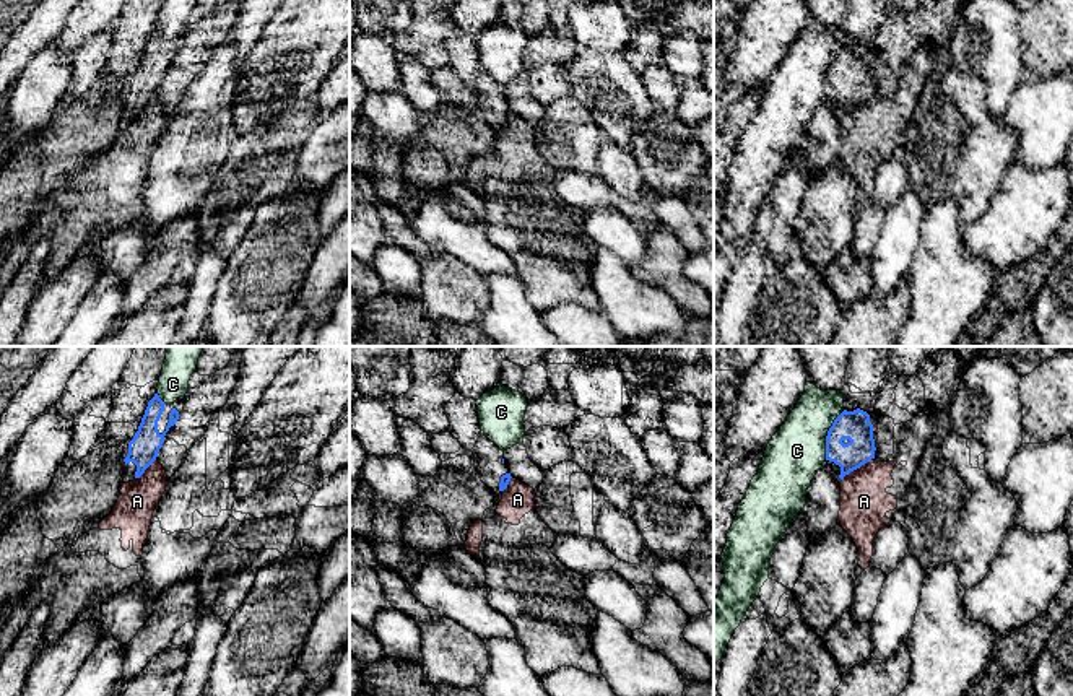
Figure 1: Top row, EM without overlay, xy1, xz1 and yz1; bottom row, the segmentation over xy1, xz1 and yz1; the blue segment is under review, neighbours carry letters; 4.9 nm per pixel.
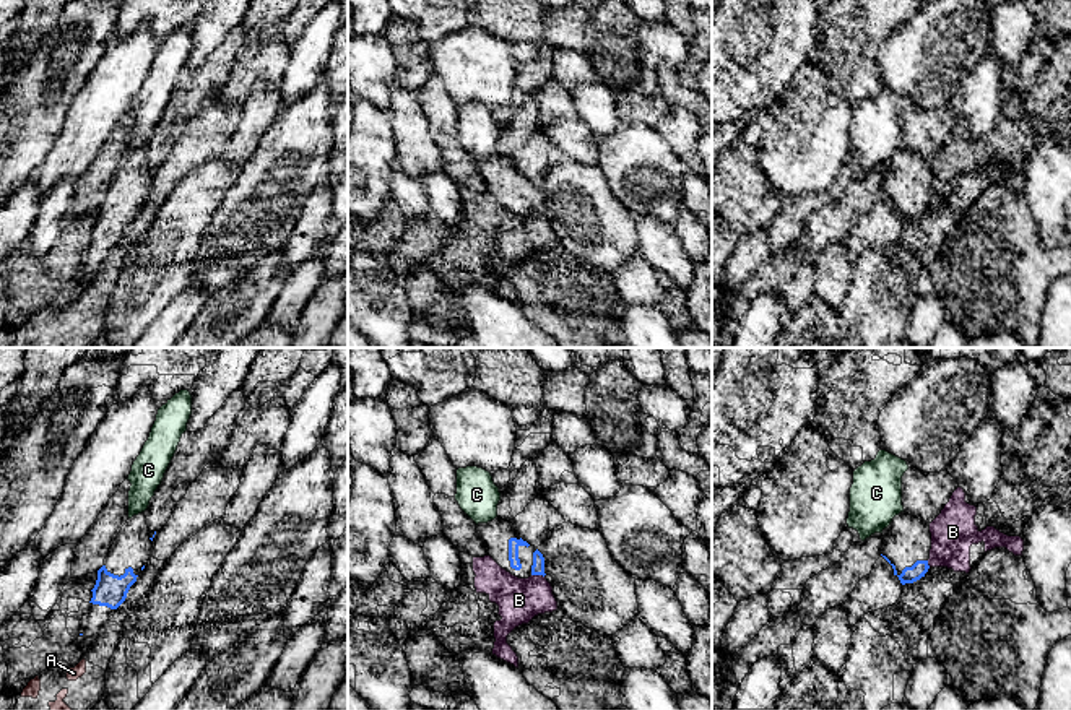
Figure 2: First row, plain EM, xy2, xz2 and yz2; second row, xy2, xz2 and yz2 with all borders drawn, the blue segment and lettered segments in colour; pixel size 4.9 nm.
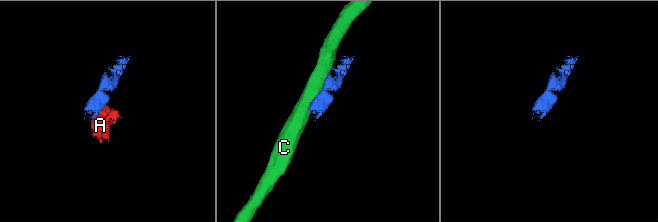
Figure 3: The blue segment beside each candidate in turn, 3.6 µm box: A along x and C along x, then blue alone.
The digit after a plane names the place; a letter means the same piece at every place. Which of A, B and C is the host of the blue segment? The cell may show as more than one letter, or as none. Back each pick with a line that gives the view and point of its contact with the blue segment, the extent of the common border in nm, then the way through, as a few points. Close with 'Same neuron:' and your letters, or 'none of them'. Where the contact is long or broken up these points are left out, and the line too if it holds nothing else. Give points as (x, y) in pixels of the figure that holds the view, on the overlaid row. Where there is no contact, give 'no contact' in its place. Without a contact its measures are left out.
Same neuron: none of them

